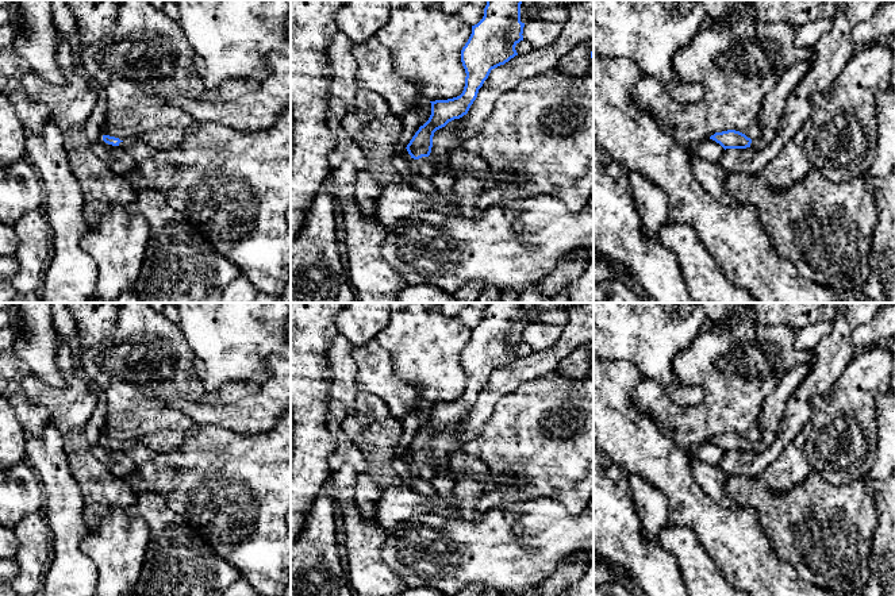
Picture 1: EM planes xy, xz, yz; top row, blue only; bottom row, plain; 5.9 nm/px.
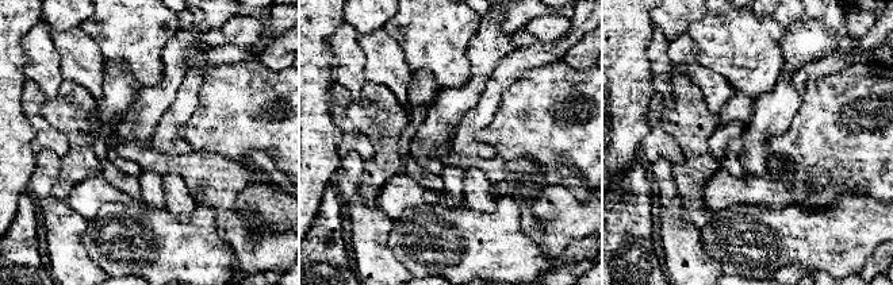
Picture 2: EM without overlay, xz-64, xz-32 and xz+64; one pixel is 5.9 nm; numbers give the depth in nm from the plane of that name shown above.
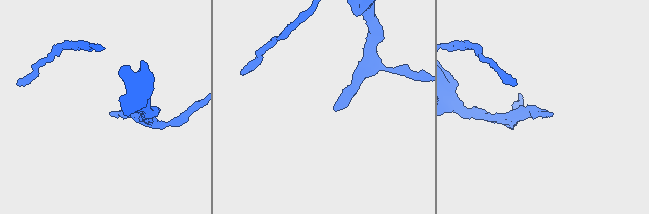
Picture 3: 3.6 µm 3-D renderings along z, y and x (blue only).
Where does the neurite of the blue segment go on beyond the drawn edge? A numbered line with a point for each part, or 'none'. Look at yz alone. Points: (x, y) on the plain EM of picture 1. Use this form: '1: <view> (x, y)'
1: yz (773, 407)

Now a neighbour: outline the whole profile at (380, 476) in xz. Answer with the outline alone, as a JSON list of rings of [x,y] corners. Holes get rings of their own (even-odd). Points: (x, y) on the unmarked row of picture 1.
[[[358,391],[341,428],[368,460],[368,470],[357,476],[352,508],[374,522],[376,503],[383,492],[403,484],[392,465],[393,450],[403,432],[402,420],[392,416],[383,399]]]

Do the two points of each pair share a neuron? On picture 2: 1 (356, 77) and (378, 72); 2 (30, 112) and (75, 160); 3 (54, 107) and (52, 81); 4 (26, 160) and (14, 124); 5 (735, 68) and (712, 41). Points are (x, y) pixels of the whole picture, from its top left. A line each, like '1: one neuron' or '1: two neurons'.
1: two neurons
2: two neurons
3: two neurons
4: one neuron
5: one neuron

